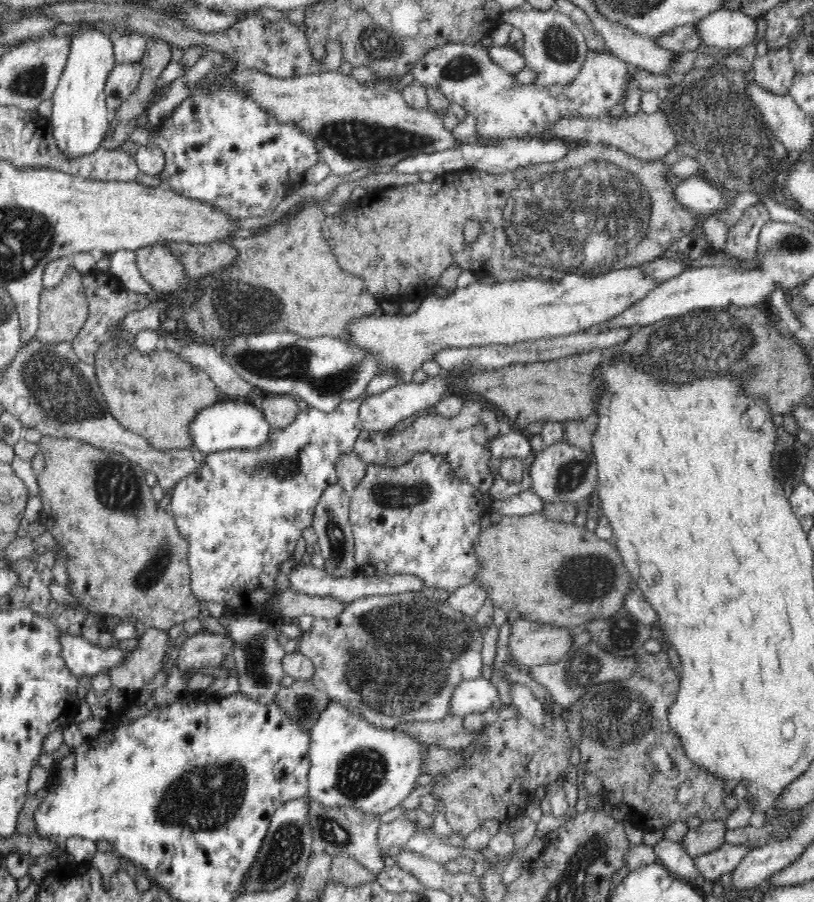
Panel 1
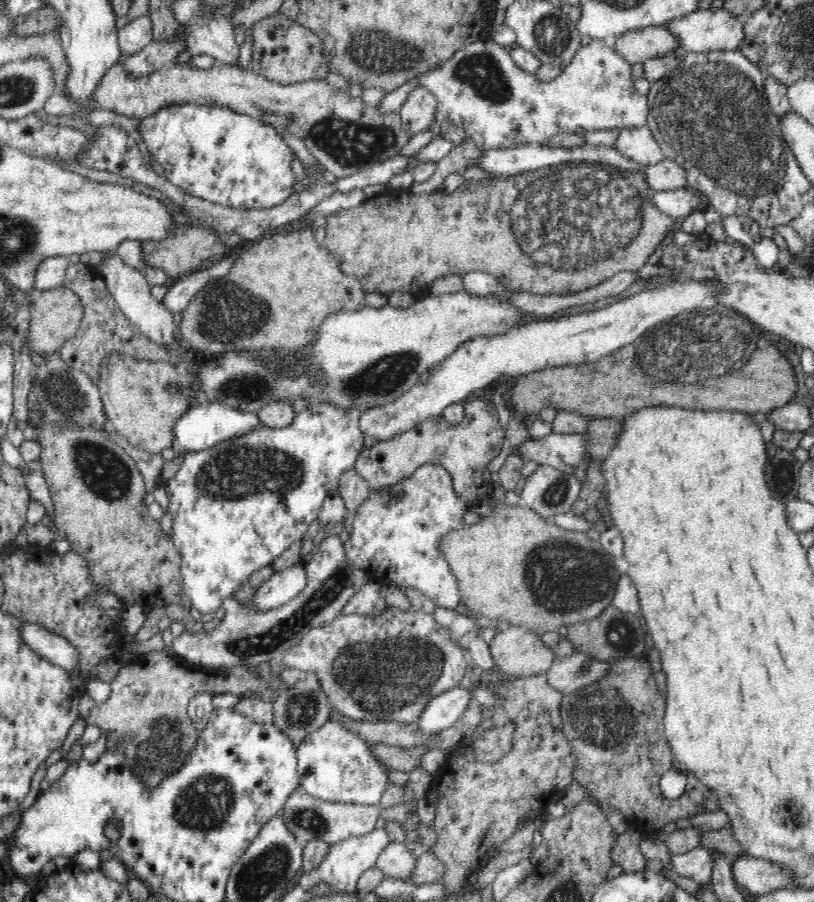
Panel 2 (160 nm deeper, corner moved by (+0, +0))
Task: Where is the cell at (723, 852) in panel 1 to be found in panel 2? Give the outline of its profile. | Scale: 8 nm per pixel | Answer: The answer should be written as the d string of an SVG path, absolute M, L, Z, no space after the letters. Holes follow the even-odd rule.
M699 846L682 854L675 854L670 857L671 866L684 878L690 878L699 885L710 884L713 867L712 850L700 848Z

